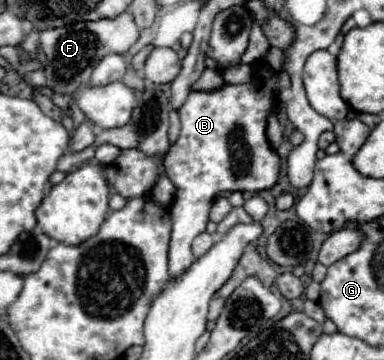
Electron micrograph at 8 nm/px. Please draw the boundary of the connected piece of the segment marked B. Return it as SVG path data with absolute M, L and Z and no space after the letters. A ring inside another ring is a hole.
M262 65L254 69L254 81L250 85L224 85L216 91L190 91L186 103L178 109L180 115L180 135L176 143L164 157L164 171L170 181L176 185L176 197L170 205L170 219L172 219L172 239L170 239L170 275L178 277L188 269L194 261L190 251L190 243L202 231L206 231L208 211L218 195L230 195L232 191L264 191L274 187L280 175L280 157L270 149L266 139L266 117L274 107L274 101L282 89L290 87L290 79L286 73L272 73Z

